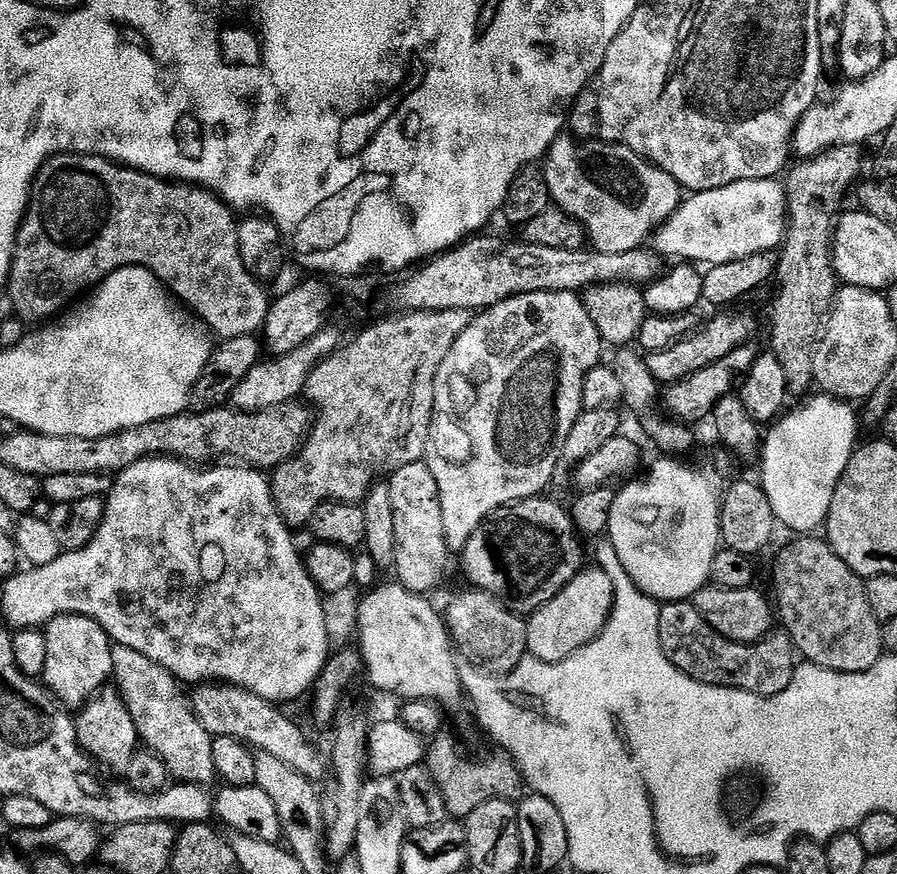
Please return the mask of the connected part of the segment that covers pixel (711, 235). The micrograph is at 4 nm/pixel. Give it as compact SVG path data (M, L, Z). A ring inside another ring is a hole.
M776 178L739 180L721 188L693 192L681 199L676 212L652 233L650 247L666 258L677 256L676 260L680 262L713 266L779 249L787 231L788 193L785 185Z

